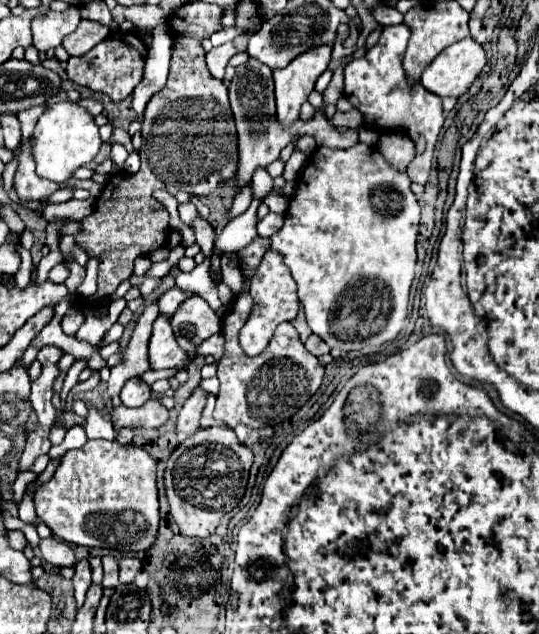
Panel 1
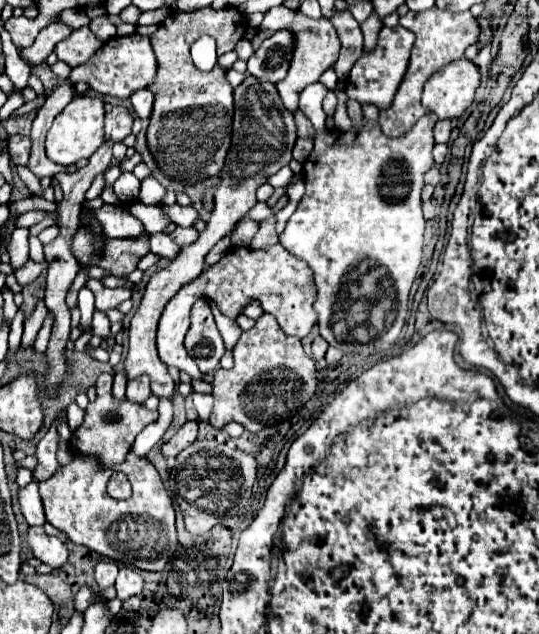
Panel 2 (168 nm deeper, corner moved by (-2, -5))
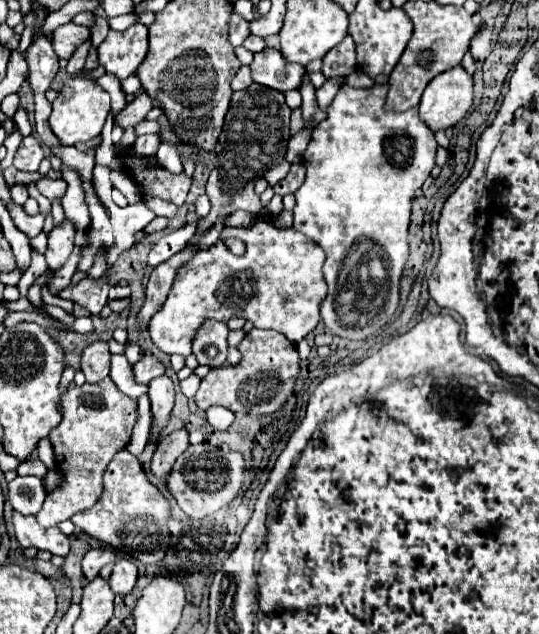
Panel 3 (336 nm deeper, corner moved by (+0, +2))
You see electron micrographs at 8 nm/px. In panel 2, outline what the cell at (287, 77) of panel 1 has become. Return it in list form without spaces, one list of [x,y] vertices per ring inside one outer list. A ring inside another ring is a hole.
[[[276,6],[272,8],[264,20],[262,20],[262,30],[292,30],[294,32],[294,54],[292,54],[292,60],[290,60],[290,70],[288,70],[288,76],[276,84],[278,92],[280,92],[280,98],[286,106],[286,110],[290,112],[296,112],[298,110],[298,98],[300,98],[300,92],[308,86],[308,84],[314,84],[318,82],[318,78],[322,76],[324,70],[328,70],[336,60],[338,60],[338,52],[340,52],[340,40],[338,40],[338,34],[332,26],[330,20],[326,18],[308,18],[304,16],[302,12],[292,12],[288,10],[286,6]]]

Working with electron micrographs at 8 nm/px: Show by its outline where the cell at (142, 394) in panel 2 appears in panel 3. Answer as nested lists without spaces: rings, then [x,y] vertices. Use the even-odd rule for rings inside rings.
[[[144,355],[144,357],[132,367],[132,371],[134,371],[134,381],[136,381],[136,383],[148,385],[154,377],[158,377],[158,375],[164,373],[164,365],[162,365],[156,357]]]

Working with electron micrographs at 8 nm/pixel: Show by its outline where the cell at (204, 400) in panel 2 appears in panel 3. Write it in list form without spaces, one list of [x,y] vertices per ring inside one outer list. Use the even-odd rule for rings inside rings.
[[[192,373],[188,379],[180,381],[180,389],[182,389],[182,393],[184,393],[186,397],[194,397],[196,391],[198,391],[198,385],[200,385],[200,379],[198,379],[194,373]]]

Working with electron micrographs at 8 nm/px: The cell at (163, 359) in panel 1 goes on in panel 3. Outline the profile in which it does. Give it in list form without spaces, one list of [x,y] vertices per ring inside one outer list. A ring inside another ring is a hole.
[[[258,217],[254,227],[240,229],[240,227],[226,227],[222,231],[220,241],[206,249],[198,251],[194,259],[190,259],[176,275],[174,285],[170,289],[170,295],[162,309],[152,317],[152,323],[148,325],[148,333],[152,343],[168,353],[168,355],[182,355],[188,357],[192,353],[190,341],[196,333],[196,327],[204,319],[216,319],[216,321],[228,321],[234,315],[246,317],[256,327],[268,327],[284,333],[292,343],[300,343],[320,321],[318,305],[326,295],[326,283],[322,277],[322,263],[324,263],[324,251],[316,247],[310,239],[304,239],[304,235],[296,235],[290,229],[276,229],[270,217]],[[228,237],[238,237],[246,245],[246,253],[242,257],[236,257],[224,243]]]

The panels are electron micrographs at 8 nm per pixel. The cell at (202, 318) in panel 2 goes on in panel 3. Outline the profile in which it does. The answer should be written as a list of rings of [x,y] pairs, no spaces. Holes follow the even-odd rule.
[[[206,319],[198,327],[192,339],[192,353],[196,355],[200,365],[220,367],[226,363],[226,349],[228,349],[226,335],[228,335],[226,323],[214,319]]]

